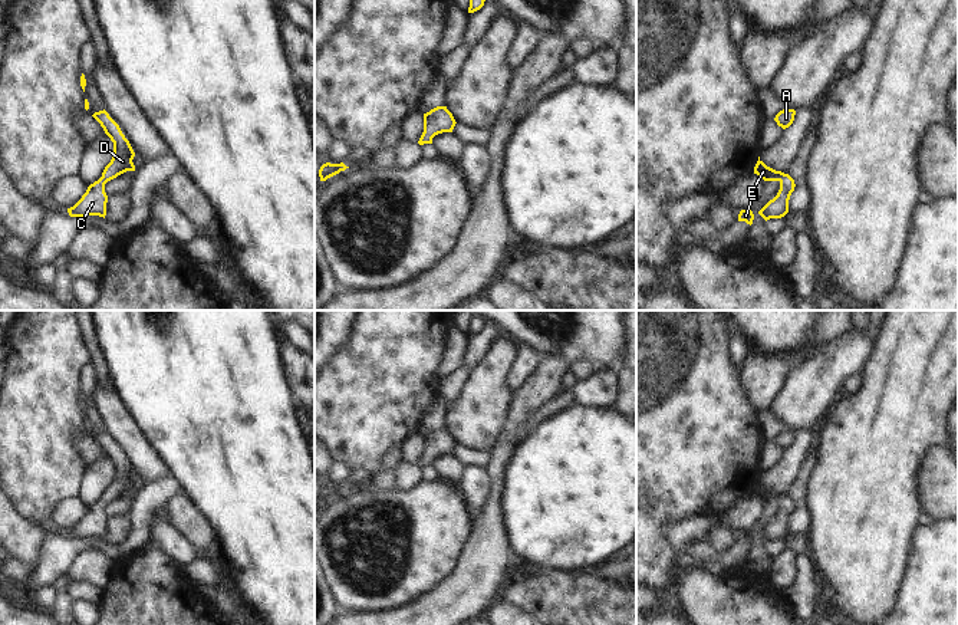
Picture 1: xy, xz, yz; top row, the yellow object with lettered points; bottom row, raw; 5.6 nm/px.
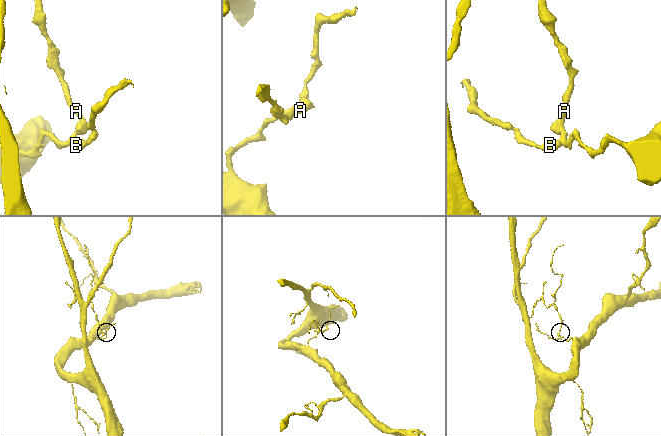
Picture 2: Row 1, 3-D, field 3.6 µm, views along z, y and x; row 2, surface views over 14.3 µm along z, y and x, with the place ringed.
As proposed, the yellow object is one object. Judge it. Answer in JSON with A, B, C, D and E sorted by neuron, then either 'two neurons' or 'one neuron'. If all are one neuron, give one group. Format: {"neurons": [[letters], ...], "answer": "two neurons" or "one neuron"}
{"neurons": [["A", "B", "C", "D", "E"]], "answer": "one neuron"}

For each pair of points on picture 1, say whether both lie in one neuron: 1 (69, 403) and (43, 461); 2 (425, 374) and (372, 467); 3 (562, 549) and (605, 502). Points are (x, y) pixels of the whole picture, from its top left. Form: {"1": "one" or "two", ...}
{"1": "one", "2": "one", "3": "one"}

